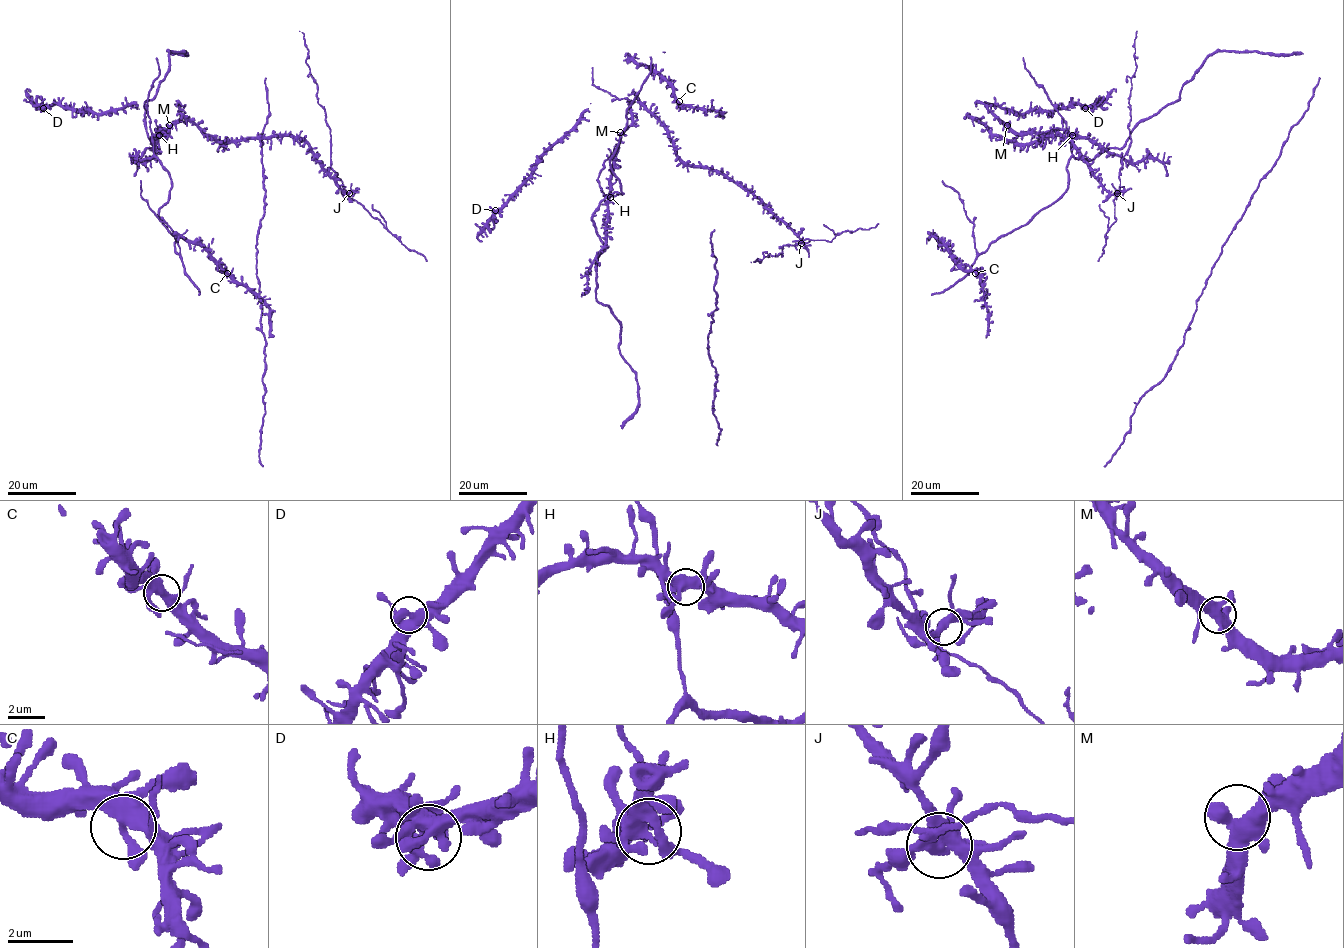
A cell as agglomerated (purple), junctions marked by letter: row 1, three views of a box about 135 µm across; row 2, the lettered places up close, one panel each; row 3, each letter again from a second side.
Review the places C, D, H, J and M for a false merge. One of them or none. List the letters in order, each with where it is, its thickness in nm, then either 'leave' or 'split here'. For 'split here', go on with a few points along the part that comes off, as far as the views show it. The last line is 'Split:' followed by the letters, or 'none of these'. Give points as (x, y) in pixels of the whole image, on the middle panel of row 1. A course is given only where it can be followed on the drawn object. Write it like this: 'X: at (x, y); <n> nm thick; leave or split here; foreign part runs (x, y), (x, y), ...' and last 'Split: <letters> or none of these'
C: at (679, 101); 400 nm thick; leave
D: at (495, 210); 400 nm thick; leave
H: at (610, 197); 440 nm thick; leave
J: at (801, 243); 400 nm thick; split here; foreign part runs (801, 243), (784, 244), (782, 256), (780, 253), (777, 256), (769, 254), (761, 262), (750, 262)
M: at (620, 132); 440 nm thick; leave
Split: J

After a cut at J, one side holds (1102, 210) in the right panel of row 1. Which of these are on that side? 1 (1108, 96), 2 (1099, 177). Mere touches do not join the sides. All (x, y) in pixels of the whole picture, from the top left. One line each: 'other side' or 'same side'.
1: other side
2: other side

